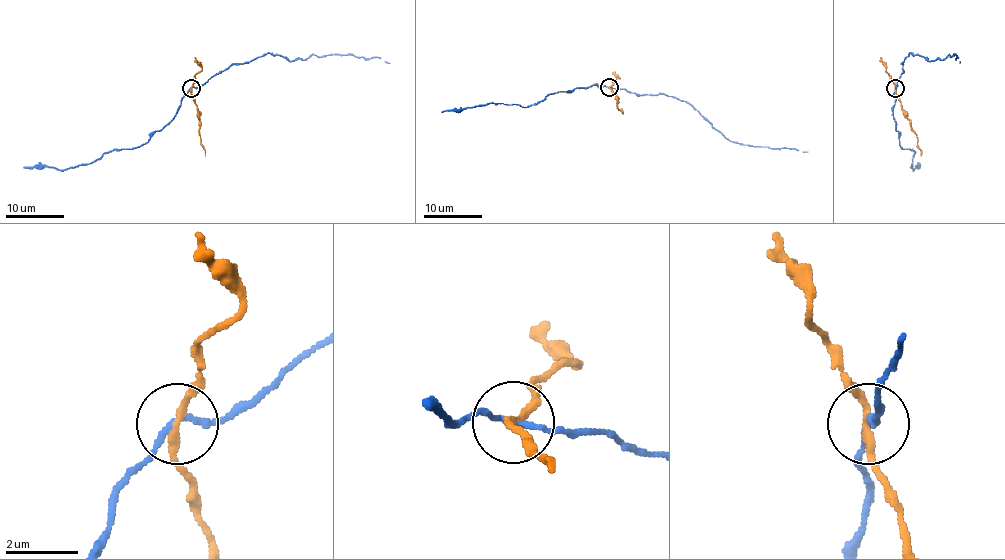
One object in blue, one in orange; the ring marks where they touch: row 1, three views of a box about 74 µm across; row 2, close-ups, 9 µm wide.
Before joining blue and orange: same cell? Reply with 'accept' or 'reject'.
reject

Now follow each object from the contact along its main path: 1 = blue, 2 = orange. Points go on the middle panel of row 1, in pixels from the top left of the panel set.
1: (609, 88), (649, 95), (665, 93), (689, 102), (731, 141), (807, 151)
2: (609, 88), (618, 108), (623, 112)

